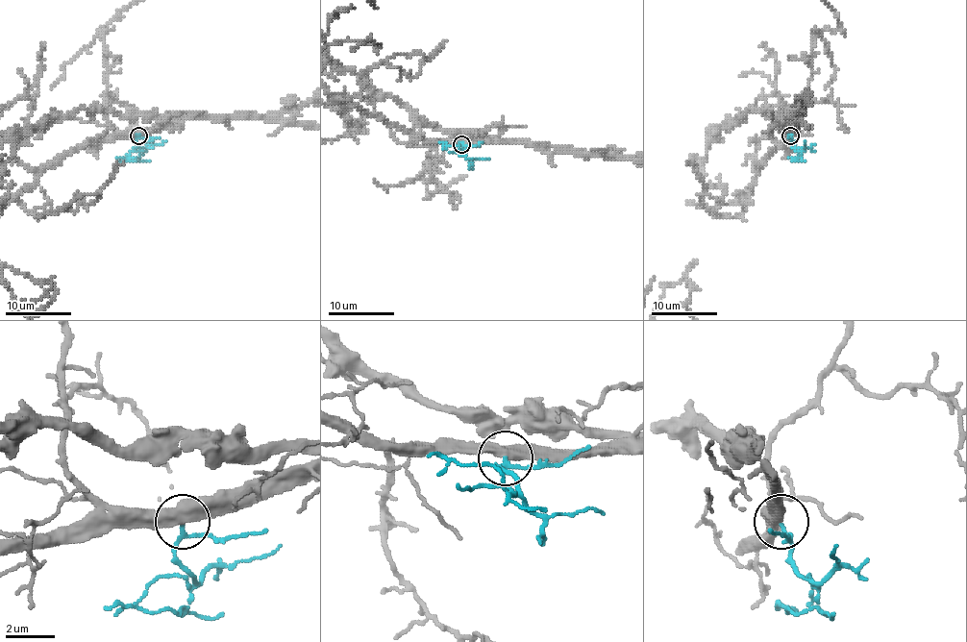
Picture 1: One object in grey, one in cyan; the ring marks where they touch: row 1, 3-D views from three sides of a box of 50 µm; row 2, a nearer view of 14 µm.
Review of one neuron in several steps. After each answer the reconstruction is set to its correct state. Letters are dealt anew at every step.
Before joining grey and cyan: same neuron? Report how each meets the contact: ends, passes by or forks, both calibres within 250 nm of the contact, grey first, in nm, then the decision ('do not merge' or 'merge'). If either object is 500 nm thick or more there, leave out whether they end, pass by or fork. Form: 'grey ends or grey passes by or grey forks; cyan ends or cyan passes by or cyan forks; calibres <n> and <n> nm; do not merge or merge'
calibres 500 and 130 nm; merge

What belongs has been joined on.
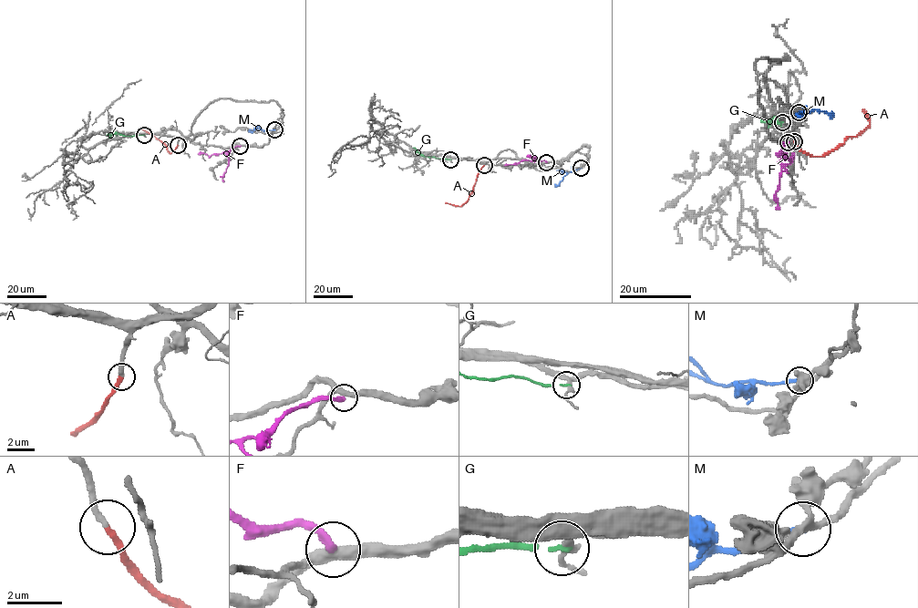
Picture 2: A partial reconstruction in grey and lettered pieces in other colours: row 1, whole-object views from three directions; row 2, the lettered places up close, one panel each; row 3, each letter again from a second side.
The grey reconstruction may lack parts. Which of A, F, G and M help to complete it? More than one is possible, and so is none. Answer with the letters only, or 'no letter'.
A

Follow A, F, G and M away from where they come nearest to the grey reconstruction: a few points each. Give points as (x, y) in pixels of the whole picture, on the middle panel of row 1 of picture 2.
A: (483, 165), (469, 199), (460, 206), (445, 202)
F: (546, 162), (531, 160), (535, 158), (531, 157)
G: (450, 159), (424, 156), (413, 148)
M: (581, 168), (569, 171), (554, 187)

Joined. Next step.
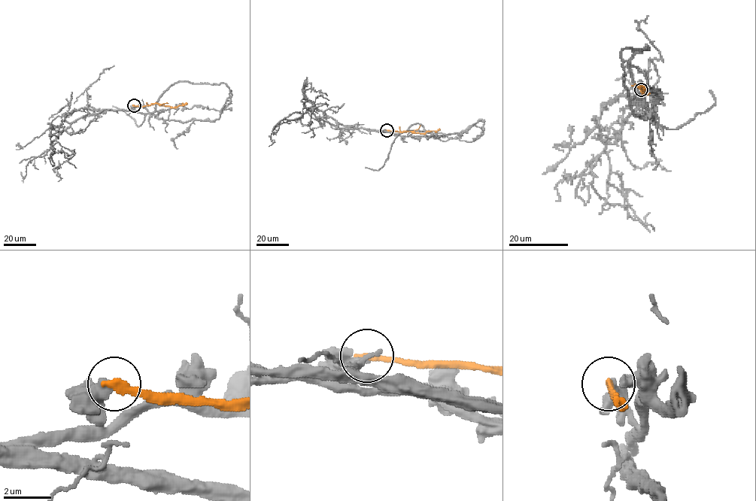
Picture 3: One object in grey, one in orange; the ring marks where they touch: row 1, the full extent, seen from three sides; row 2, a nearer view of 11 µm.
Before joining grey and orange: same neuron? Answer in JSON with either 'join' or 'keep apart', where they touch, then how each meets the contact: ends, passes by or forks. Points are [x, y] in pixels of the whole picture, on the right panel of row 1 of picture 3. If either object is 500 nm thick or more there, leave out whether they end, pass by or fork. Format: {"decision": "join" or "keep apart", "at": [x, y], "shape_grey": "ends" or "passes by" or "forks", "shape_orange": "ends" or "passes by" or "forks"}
{"decision": "keep apart", "at": [641, 89], "shape_grey": "ends", "shape_orange": "ends"}

